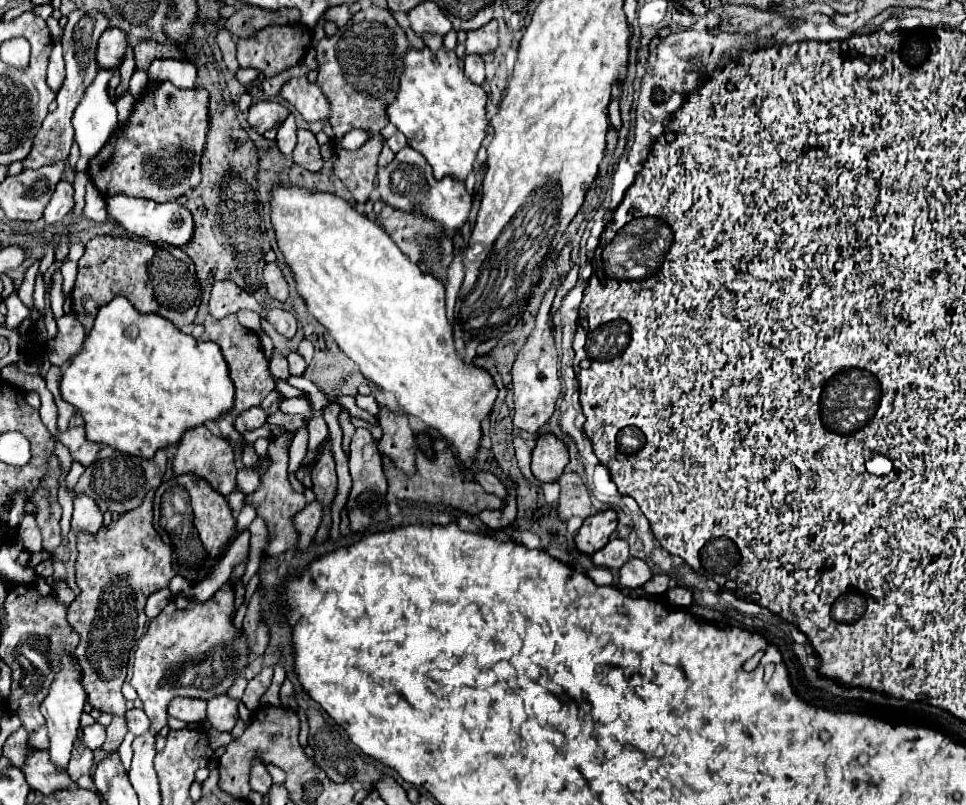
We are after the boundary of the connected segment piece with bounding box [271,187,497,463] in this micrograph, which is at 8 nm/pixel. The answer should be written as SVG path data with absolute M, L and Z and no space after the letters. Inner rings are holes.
M275 187L273 189L273 201L271 201L271 223L275 227L275 233L277 233L277 245L281 249L281 253L285 255L285 261L287 265L291 267L293 271L293 277L297 281L297 291L299 295L305 299L311 315L333 335L333 339L337 341L337 345L341 347L341 351L353 359L361 373L373 381L377 387L381 387L383 391L391 391L397 399L397 403L401 405L401 409L409 415L415 415L415 417L421 417L421 421L439 431L439 435L449 441L455 451L457 451L457 457L461 463L465 461L473 461L479 453L479 443L481 443L481 423L485 417L491 415L493 411L493 403L497 399L497 387L495 387L495 381L493 377L473 365L473 363L465 363L461 359L461 355L457 353L457 347L455 347L455 339L453 339L453 329L449 325L449 319L447 319L447 309L445 309L445 289L443 289L443 283L433 277L433 275L425 275L425 271L421 271L421 267L417 263L411 263L407 255L401 253L401 249L395 245L395 241L379 227L375 225L367 215L359 213L355 207L351 207L347 201L335 197L335 195L329 195L329 193L315 193L315 191L307 191L307 189L299 189L299 187Z

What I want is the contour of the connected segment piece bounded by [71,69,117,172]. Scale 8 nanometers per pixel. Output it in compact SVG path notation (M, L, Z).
M99 69L93 85L87 89L87 93L83 95L81 103L77 105L75 113L73 113L73 129L75 129L75 143L79 145L79 161L77 161L77 172L86 171L89 167L89 159L93 159L95 155L99 155L101 147L105 147L105 143L111 139L111 135L117 131L117 111L115 111L115 103L111 101L107 87L109 81L113 77L113 69Z

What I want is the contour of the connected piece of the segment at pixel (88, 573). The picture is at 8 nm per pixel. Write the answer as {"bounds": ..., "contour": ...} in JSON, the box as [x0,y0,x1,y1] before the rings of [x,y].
{"bounds":[67,491,175,753],"contour":[[[153,491],[137,509],[123,513],[119,521],[111,523],[109,529],[99,529],[95,537],[85,533],[77,535],[79,557],[75,569],[81,593],[69,605],[67,619],[81,637],[75,657],[83,669],[81,683],[87,691],[87,701],[103,713],[117,713],[117,719],[107,727],[107,739],[101,747],[105,753],[115,751],[127,733],[123,719],[127,707],[125,697],[121,695],[121,685],[127,675],[129,651],[147,627],[147,617],[143,613],[145,601],[151,593],[165,589],[175,575],[171,567],[171,547],[161,541],[151,521]]]}

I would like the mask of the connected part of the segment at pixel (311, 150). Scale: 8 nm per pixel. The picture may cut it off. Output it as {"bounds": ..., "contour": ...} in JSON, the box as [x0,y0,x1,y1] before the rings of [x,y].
{"bounds":[293,129,323,171],"contour":[[[307,129],[297,131],[297,145],[293,151],[293,161],[309,171],[319,171],[323,167],[319,143],[311,131],[307,131]]]}

